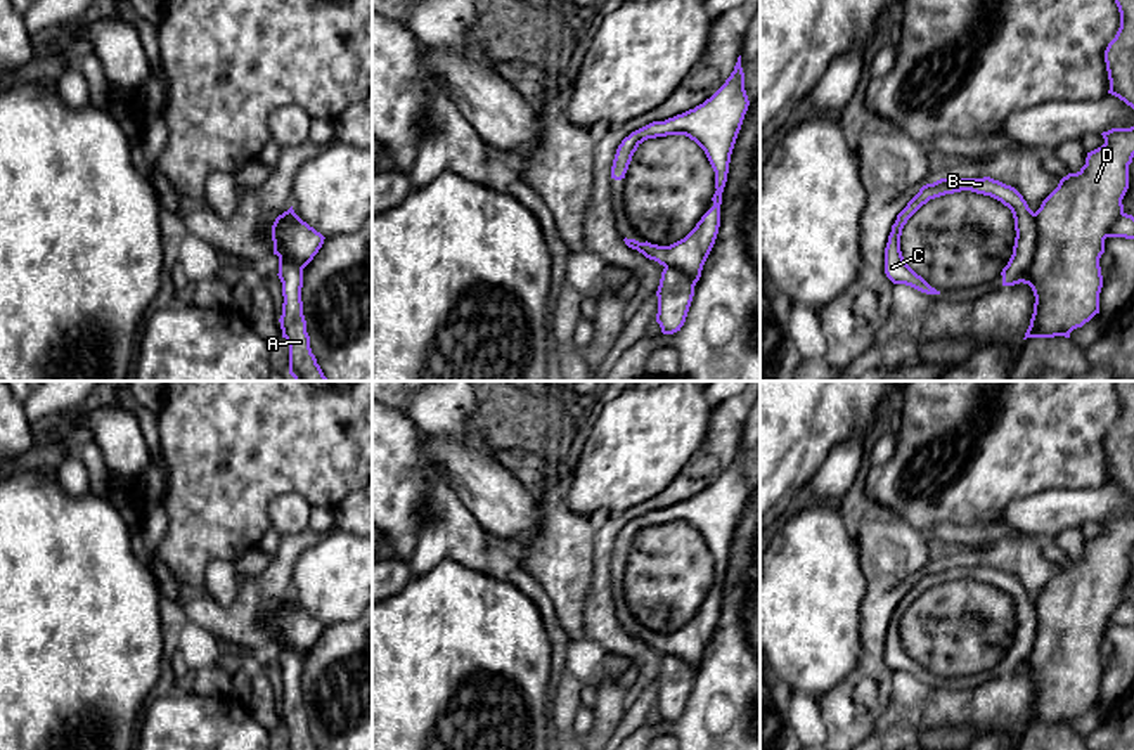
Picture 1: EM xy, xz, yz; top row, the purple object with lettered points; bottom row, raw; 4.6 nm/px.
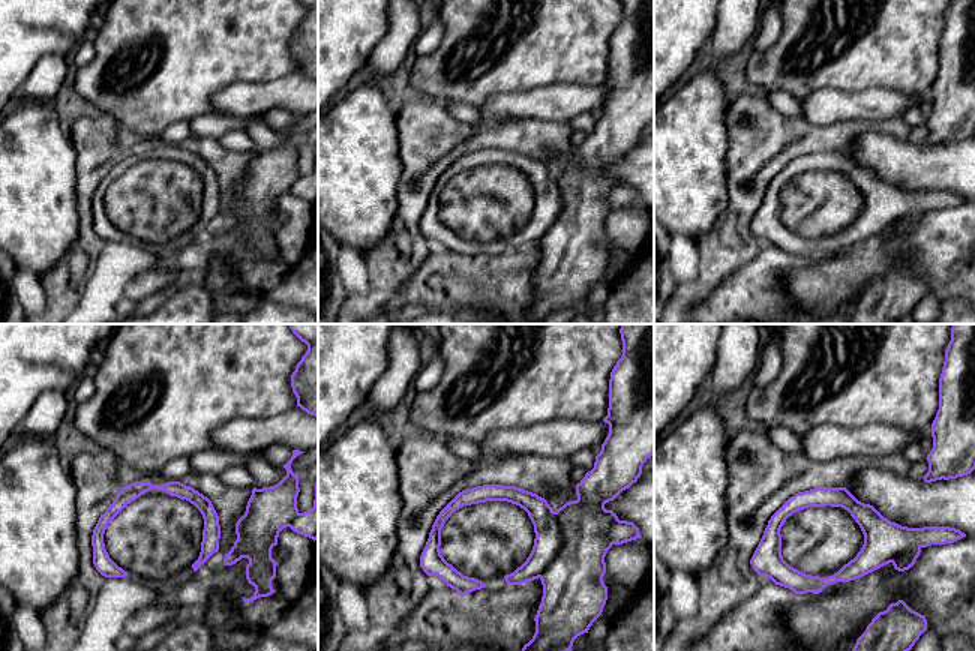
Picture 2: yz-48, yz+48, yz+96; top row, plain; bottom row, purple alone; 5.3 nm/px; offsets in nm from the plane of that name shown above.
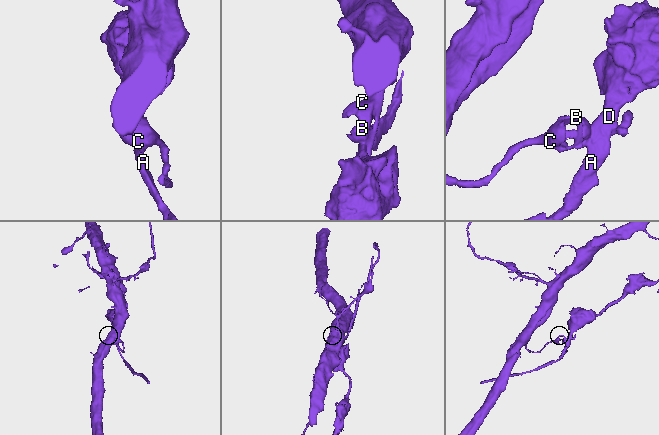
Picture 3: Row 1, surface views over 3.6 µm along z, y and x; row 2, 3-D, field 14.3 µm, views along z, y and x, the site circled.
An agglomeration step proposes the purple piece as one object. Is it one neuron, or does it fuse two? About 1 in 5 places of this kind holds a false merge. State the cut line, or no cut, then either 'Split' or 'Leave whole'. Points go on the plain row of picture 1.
Split along yz (1036, 601), (1037, 638), (1022, 669). Split

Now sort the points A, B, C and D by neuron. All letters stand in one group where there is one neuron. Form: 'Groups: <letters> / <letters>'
Groups: A D / B C

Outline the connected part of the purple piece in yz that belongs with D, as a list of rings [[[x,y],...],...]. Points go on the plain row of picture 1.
[[[1134,514],[1111,516],[1101,521],[1105,532],[1087,540],[1086,553],[1077,561],[1068,561],[1058,575],[1042,589],[1035,599],[1039,629],[1034,650],[1023,667],[1034,679],[1035,691],[1030,714],[1025,726],[1070,726],[1070,721],[1082,715],[1096,702],[1099,702],[1099,681],[1103,676],[1103,663],[1099,646],[1105,641],[1105,627],[1113,610],[1124,603],[1122,587],[1129,577],[1129,553],[1134,546]]]

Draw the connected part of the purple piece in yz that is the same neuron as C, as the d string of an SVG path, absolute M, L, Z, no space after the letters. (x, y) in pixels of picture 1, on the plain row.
M990 565L983 566L940 566L926 572L897 603L888 630L885 636L885 662L893 672L905 672L926 682L940 682L921 663L918 663L904 648L900 639L900 624L907 608L930 587L971 579L990 584L1008 594L1015 606L1015 634L1008 653L1002 656L1002 674L1015 674L1023 670L1037 639L1039 618L1035 601L1028 596L1023 584L1011 573L1006 573Z

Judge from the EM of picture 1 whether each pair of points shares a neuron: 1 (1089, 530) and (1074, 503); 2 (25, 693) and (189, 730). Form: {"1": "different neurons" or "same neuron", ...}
{"1": "different neurons", "2": "different neurons"}

